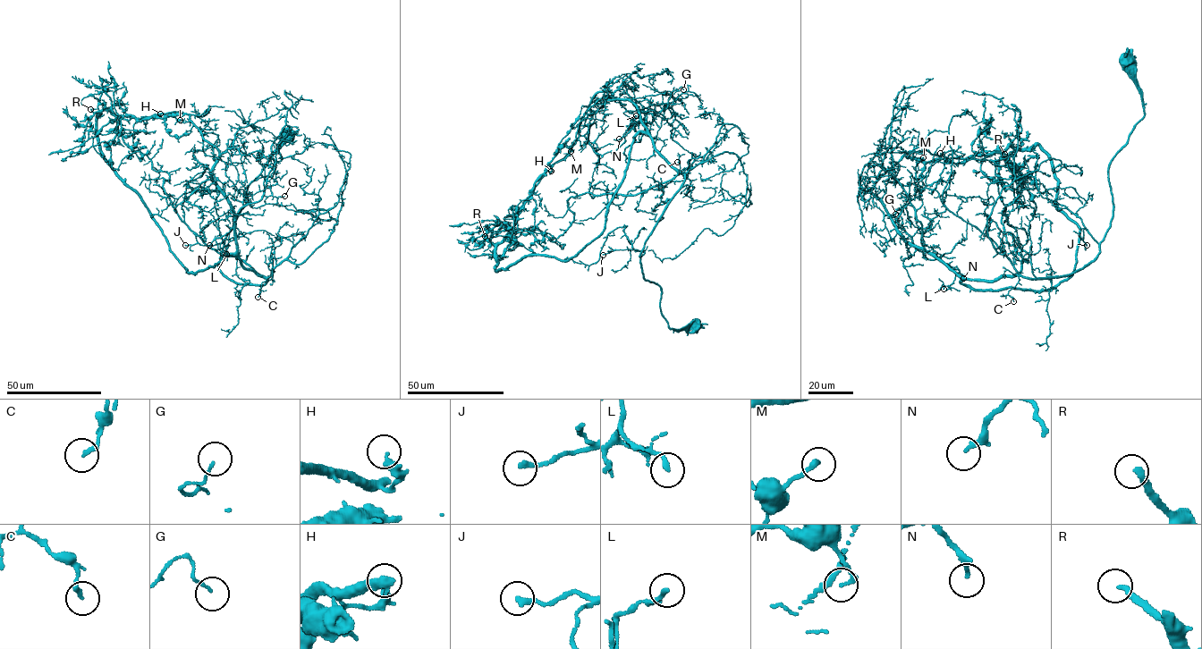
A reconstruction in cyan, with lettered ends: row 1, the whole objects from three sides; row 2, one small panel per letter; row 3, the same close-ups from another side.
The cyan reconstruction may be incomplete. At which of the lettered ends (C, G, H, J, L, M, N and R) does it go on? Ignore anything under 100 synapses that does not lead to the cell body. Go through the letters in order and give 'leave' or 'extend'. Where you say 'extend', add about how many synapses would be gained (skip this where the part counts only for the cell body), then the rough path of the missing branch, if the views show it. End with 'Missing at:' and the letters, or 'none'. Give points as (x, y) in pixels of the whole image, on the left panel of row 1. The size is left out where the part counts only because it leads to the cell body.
C: leave
G: leave
H: leave
J: leave
L: leave
M: leave
N: leave
R: extend; about 130 synapses; missing branch runs (90, 109), (77, 102), (71, 115)
Missing at: R

